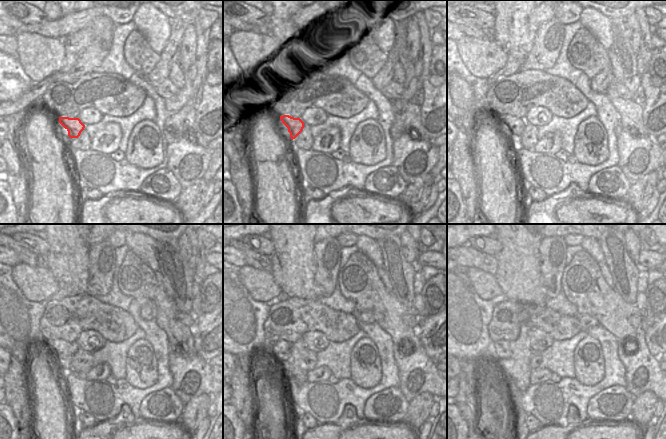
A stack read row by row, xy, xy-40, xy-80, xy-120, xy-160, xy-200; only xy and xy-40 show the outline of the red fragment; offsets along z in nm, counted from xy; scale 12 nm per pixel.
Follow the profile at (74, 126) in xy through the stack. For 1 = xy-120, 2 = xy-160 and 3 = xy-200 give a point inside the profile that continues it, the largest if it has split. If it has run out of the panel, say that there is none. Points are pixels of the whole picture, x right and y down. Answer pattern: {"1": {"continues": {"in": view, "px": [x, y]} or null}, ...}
{"1": {"continues": {"in": "xy-120", "px": [63, 350]}}, "2": {"continues": {"in": "xy-160", "px": [280, 349]}}, "3": {"continues": {"in": "xy-200", "px": [502, 348]}}}

